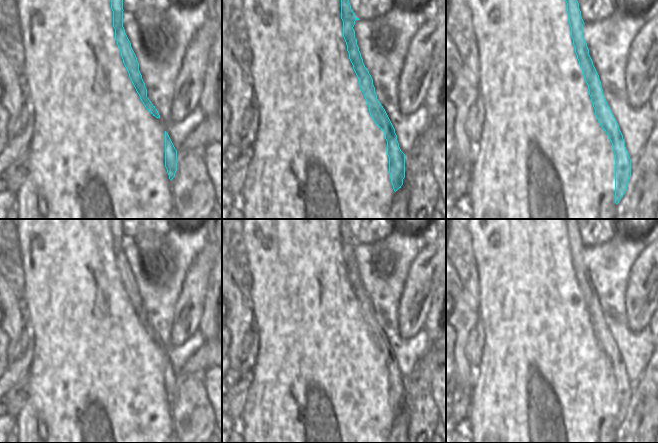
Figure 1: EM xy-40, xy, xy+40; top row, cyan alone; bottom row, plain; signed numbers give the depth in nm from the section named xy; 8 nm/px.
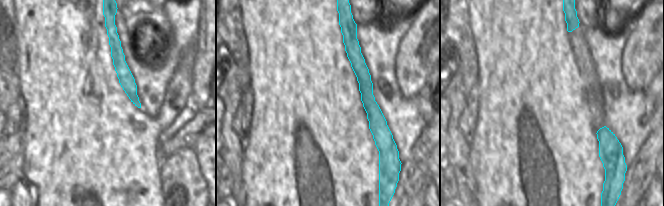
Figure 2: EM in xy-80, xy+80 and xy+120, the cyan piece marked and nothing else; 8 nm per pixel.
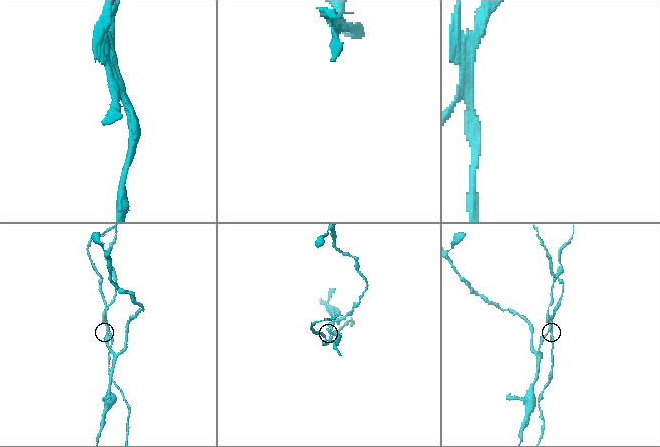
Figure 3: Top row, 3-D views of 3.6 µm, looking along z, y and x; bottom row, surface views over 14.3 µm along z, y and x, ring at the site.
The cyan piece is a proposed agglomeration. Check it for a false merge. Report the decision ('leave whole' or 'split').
split

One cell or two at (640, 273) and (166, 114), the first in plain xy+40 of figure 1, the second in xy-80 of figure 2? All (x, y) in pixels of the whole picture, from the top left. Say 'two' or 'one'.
one

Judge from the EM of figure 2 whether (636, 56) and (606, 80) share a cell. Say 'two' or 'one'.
two

